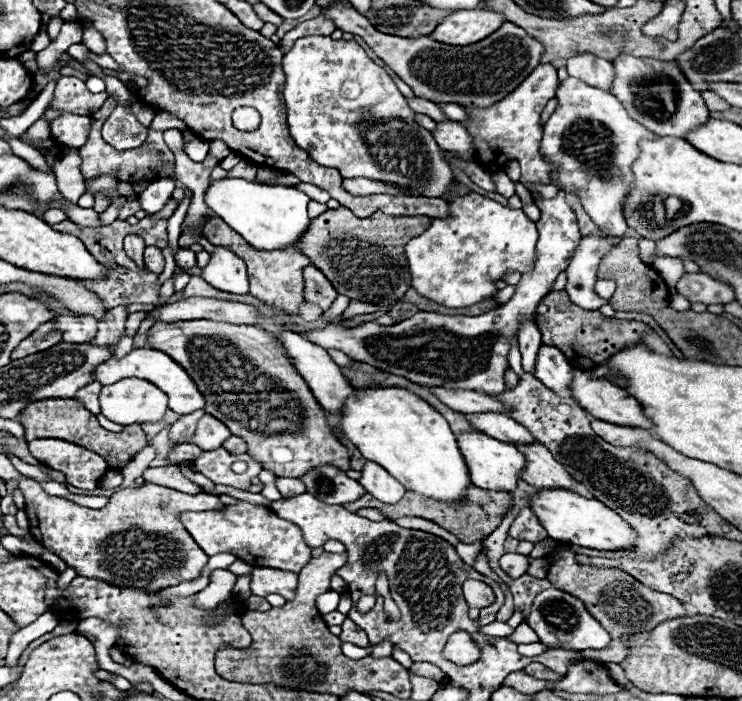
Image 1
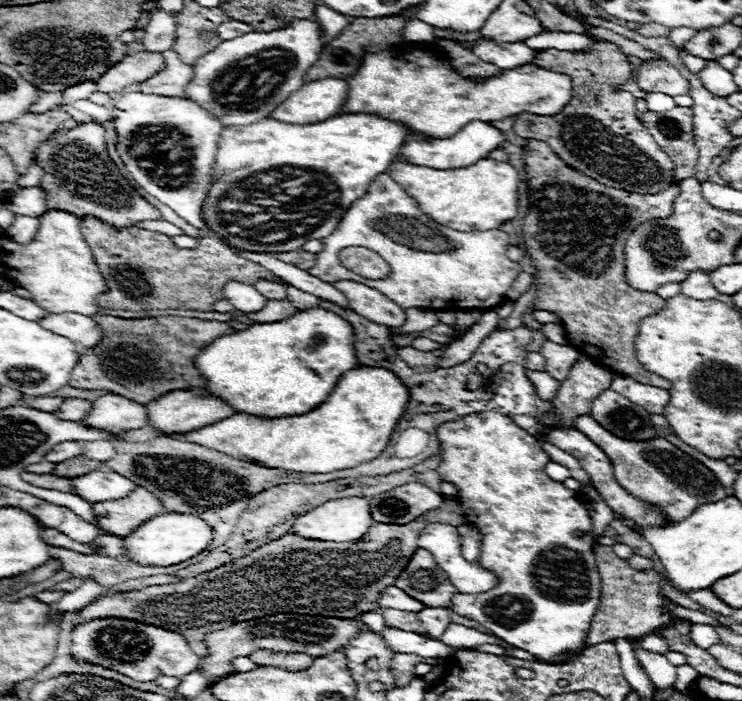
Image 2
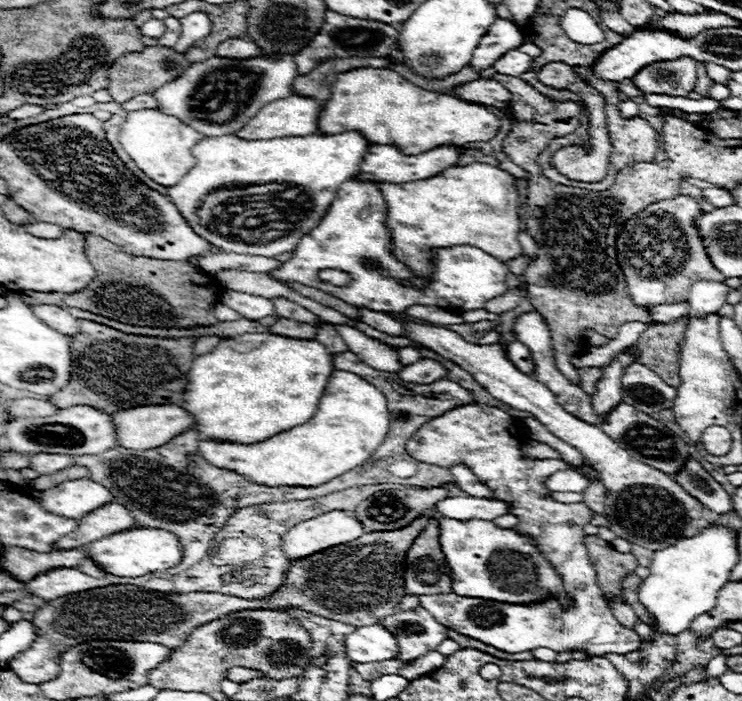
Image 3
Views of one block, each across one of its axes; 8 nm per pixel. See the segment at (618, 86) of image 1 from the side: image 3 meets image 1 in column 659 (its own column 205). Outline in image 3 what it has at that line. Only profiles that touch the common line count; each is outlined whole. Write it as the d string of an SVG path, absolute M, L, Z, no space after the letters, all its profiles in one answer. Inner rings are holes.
M272 54L256 58L220 58L190 64L182 76L154 92L158 108L184 120L204 136L222 136L238 132L260 108L272 100L292 94L298 66L292 54Z

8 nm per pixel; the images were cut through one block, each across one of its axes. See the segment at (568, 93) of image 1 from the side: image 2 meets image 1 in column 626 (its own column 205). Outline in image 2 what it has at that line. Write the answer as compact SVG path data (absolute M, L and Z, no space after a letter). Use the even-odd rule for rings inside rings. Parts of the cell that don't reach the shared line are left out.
M130 92L124 94L124 100L116 102L114 108L114 128L118 132L116 136L116 148L118 154L130 172L130 176L154 198L170 206L180 218L188 220L196 228L208 230L208 226L202 222L200 206L210 190L212 184L212 166L214 156L218 148L218 138L222 132L222 124L214 118L210 118L200 106L196 106L190 100L184 98L168 98L168 96L154 96L154 94L142 94L142 92Z

